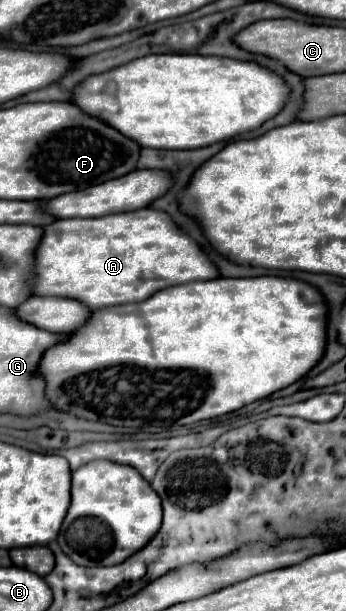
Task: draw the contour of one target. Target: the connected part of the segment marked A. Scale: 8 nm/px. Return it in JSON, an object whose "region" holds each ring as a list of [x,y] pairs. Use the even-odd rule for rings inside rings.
{"region":[[[140,208],[140,210],[134,210],[134,212],[108,214],[108,216],[102,216],[102,218],[66,218],[66,220],[54,222],[54,226],[44,226],[44,230],[46,230],[46,234],[42,236],[42,246],[38,248],[38,296],[78,298],[80,302],[84,302],[92,310],[98,310],[98,308],[104,308],[104,306],[116,306],[116,304],[128,304],[128,302],[142,302],[142,300],[148,300],[158,290],[164,290],[164,288],[170,288],[170,286],[178,286],[178,284],[186,284],[186,282],[194,282],[194,280],[212,280],[212,278],[218,278],[220,276],[216,264],[194,242],[194,238],[190,238],[186,232],[182,232],[178,228],[178,224],[170,218],[170,214],[166,214],[162,210]]]}

